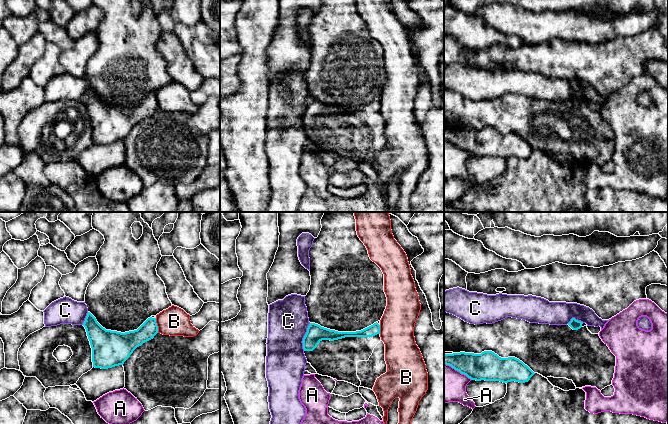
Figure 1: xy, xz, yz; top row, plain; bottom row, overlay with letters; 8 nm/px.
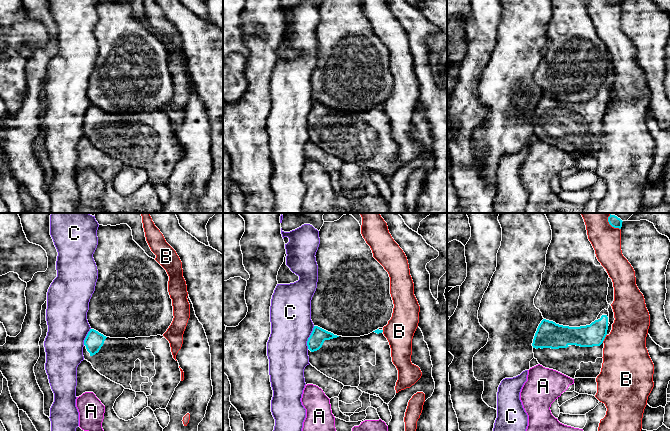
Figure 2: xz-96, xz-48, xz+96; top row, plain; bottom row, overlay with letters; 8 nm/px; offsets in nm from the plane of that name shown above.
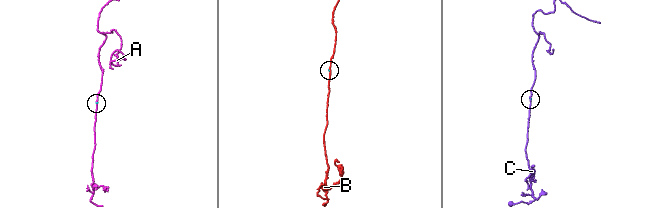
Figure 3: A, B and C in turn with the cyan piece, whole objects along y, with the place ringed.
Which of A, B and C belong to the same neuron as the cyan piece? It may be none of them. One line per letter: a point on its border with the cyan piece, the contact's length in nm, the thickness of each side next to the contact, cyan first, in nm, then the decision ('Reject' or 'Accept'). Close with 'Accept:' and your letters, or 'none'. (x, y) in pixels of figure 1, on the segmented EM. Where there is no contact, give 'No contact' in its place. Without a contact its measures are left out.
A: Touches cyan at yz (458, 370). Shared border 260 nm. Thickness 240 nm (cyan) against 300 nm. Reject
B: Touches cyan at xy (156, 325). Shared border 120 nm. Thickness 150 nm (cyan) against 240 nm. Reject
C: Touches cyan at xz (304, 337). Shared border 240 nm. Thickness 150 nm (cyan) against 320 nm. Reject
Accept: none

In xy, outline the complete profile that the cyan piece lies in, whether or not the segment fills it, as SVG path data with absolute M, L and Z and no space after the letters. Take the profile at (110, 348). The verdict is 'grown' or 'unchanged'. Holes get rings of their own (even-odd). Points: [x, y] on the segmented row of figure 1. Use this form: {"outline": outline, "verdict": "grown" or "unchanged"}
{"outline": "M90 313L83 326L92 348L93 367L108 369L123 365L133 351L158 333L156 318L148 318L137 330L125 333L106 330Z", "verdict": "unchanged"}

